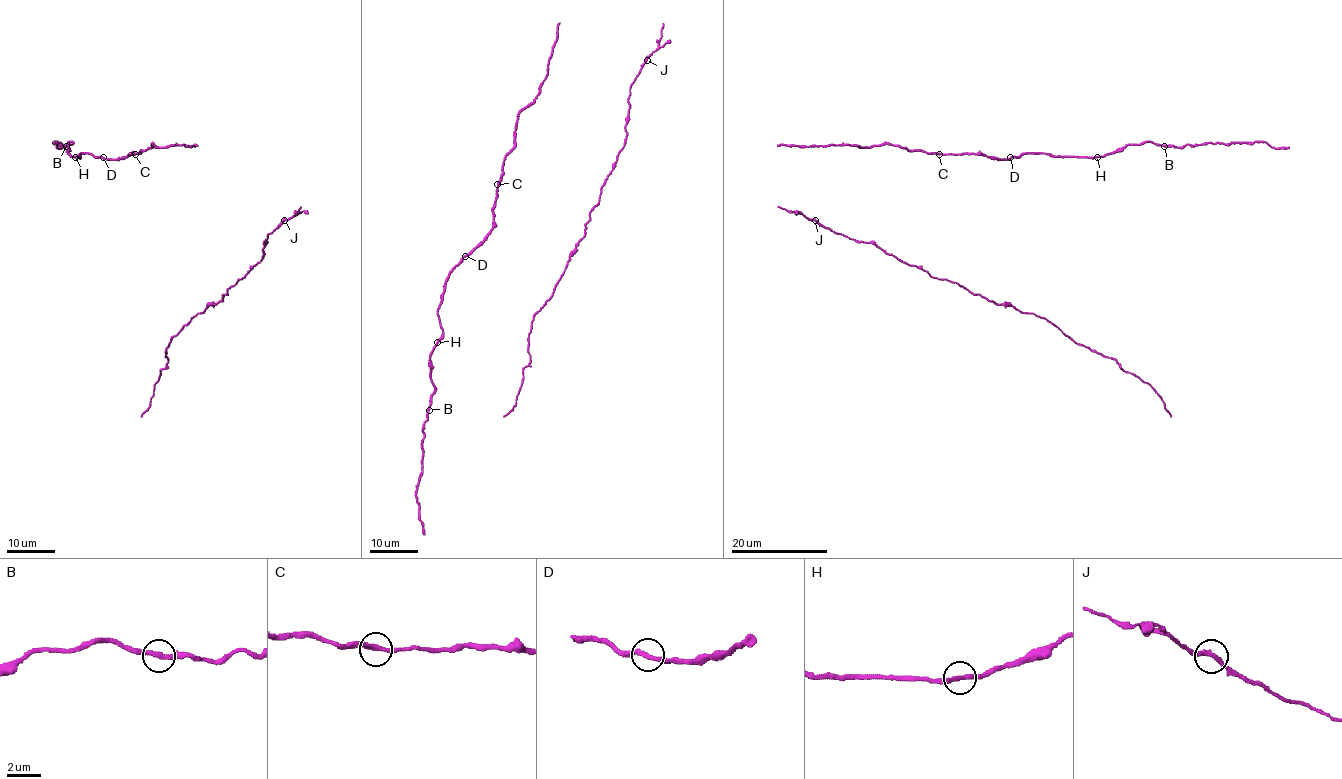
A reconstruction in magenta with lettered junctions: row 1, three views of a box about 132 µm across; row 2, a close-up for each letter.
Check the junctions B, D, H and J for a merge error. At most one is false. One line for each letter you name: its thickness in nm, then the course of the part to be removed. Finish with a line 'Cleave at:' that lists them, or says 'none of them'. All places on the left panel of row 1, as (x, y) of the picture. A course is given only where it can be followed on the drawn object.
D: 280 nm thick; foreign part runs (102, 158), (118, 159), (135, 154), (153, 143), (157, 147), (197, 146)
Cleave at: D

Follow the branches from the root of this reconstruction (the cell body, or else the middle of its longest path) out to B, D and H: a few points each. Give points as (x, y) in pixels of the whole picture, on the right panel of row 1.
B: (791, 147), (891, 143), (909, 151), (1010, 159), (1027, 153), (1103, 157), (1121, 152), (1128, 144), (1164, 146)
D: (791, 147), (869, 147), (891, 143), (928, 153), (974, 153), (998, 159), (1010, 158)
H: (791, 147), (869, 147), (891, 143), (909, 151), (974, 153), (998, 159), (1027, 153), (1097, 157)

